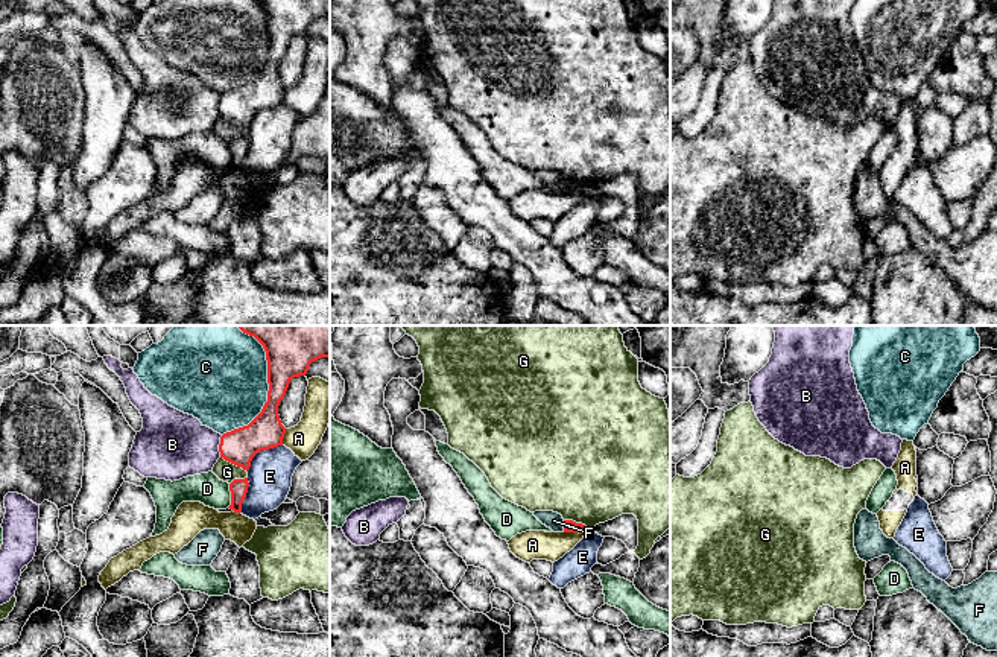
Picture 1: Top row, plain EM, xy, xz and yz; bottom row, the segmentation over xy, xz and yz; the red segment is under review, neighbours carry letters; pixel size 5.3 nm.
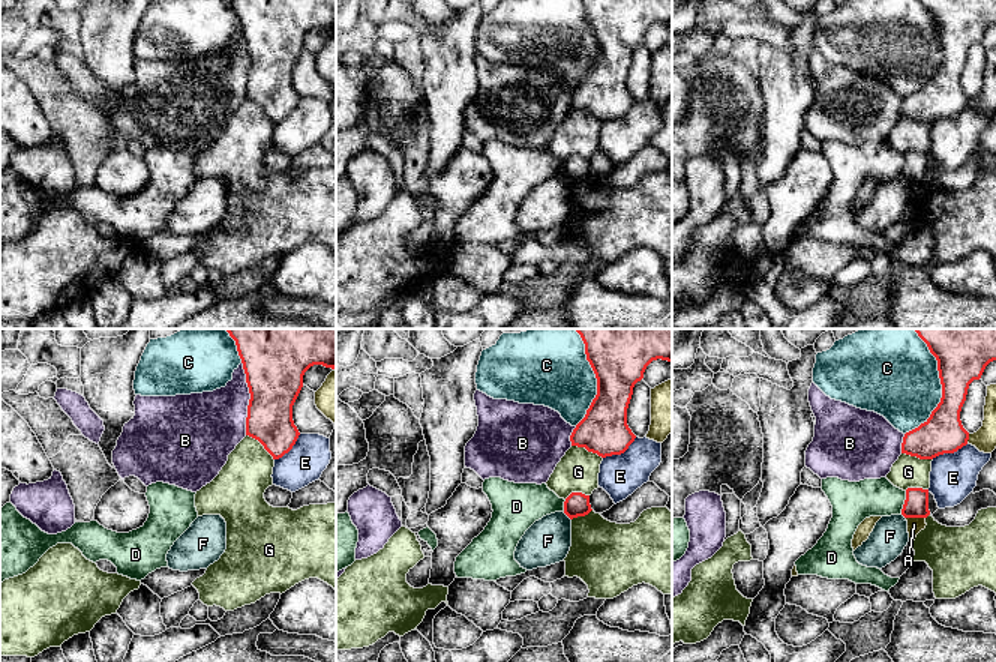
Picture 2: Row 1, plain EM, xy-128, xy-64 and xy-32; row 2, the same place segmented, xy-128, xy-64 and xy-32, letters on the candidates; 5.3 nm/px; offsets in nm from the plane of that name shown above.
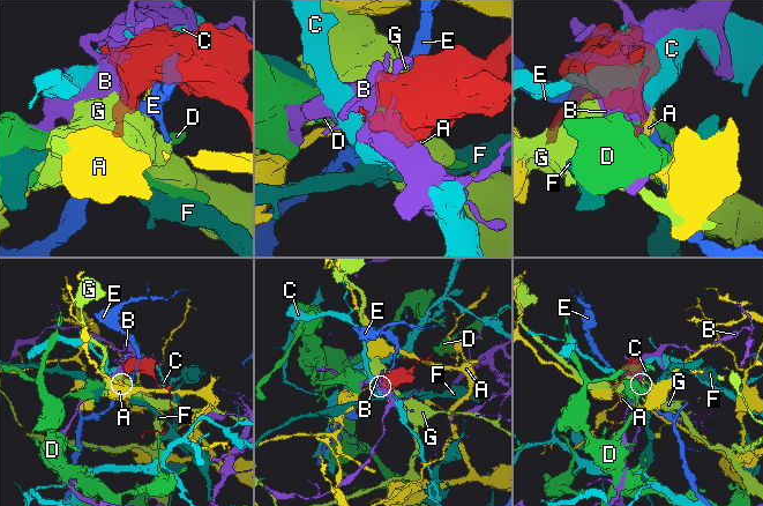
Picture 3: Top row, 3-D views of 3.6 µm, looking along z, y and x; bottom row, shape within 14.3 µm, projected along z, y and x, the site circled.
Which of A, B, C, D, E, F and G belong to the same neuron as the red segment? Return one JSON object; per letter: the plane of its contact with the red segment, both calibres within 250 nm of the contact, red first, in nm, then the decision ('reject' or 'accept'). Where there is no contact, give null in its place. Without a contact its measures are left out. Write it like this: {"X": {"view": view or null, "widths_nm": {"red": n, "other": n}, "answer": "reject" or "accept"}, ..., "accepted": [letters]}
{"A": {"view": "xz", "widths_nm": {"red": 60, "other": 160}, "answer": "reject"}, "B": {"view": "xy", "widths_nm": {"red": 190, "other": 360}, "answer": "reject"}, "C": {"view": "xy", "widths_nm": {"red": 280, "other": 480}, "answer": "reject"}, "D": {"view": "xy", "widths_nm": {"red": 100, "other": 160}, "answer": "reject"}, "E": {"view": "xy", "widths_nm": {"red": 190, "other": 240}, "answer": "reject"}, "F": {"view": "xz", "widths_nm": {"red": 60, "other": 90}, "answer": "reject"}, "G": {"view": "xy", "widths_nm": {"red": 190, "other": 110}, "answer": "reject"}, "accepted": []}

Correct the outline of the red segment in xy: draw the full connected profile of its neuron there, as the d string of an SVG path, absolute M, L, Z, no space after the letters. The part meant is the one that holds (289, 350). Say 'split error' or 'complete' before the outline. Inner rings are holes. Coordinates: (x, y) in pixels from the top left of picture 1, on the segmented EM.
complete; M237 325L254 336L266 351L267 402L248 424L220 436L219 452L225 461L249 470L252 458L283 446L286 427L278 415L293 377L305 376L312 362L330 357L330 325Z

